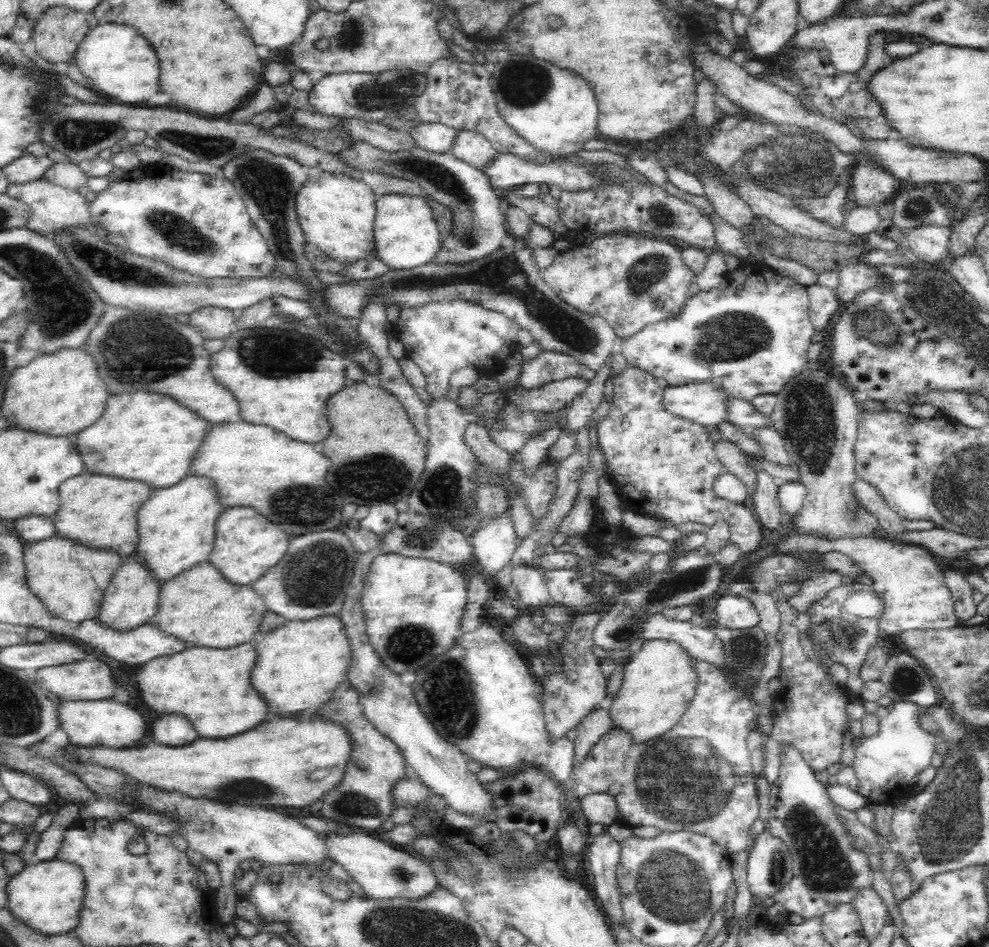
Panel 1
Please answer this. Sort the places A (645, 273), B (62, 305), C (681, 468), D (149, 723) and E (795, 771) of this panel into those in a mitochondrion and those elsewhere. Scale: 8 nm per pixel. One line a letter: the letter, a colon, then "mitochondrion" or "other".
A: mitochondrion
B: mitochondrion
C: mitochondrion
D: other
E: other

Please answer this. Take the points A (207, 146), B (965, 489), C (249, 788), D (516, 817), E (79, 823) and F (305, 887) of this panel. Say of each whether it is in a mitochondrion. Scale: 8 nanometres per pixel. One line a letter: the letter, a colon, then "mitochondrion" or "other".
A: mitochondrion
B: mitochondrion
C: mitochondrion
D: other
E: other
F: other

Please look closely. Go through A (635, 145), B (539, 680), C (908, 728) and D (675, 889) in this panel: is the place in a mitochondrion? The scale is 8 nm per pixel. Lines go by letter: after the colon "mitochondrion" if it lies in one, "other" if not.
A: other
B: other
C: other
D: mitochondrion

